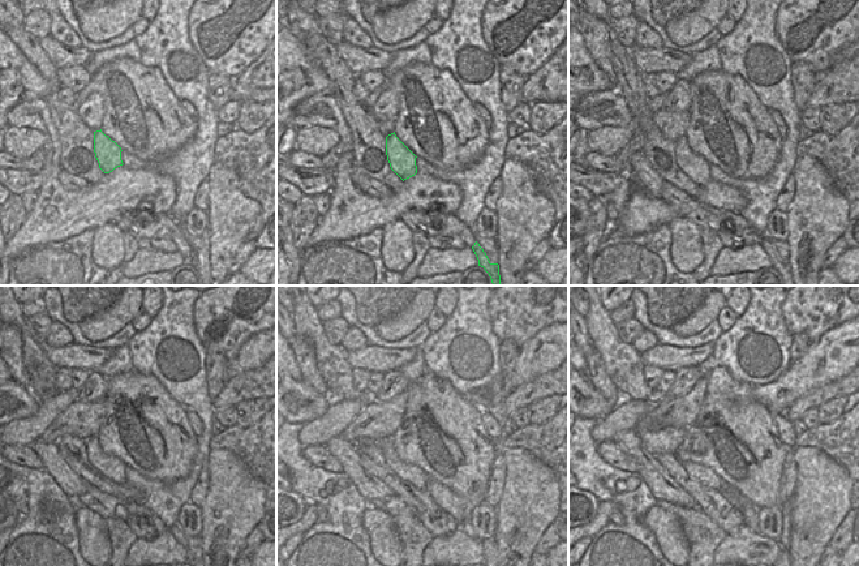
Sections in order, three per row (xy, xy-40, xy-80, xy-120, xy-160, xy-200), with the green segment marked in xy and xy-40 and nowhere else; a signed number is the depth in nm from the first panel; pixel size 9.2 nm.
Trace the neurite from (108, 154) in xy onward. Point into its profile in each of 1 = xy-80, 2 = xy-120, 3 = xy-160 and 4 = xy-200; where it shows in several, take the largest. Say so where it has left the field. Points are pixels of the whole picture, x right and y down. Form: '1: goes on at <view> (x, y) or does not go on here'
1: goes on at xy-80 (695, 167)
2: goes on at xy-120 (111, 467)
3: goes on at xy-160 (412, 474)
4: goes on at xy-200 (707, 476)

